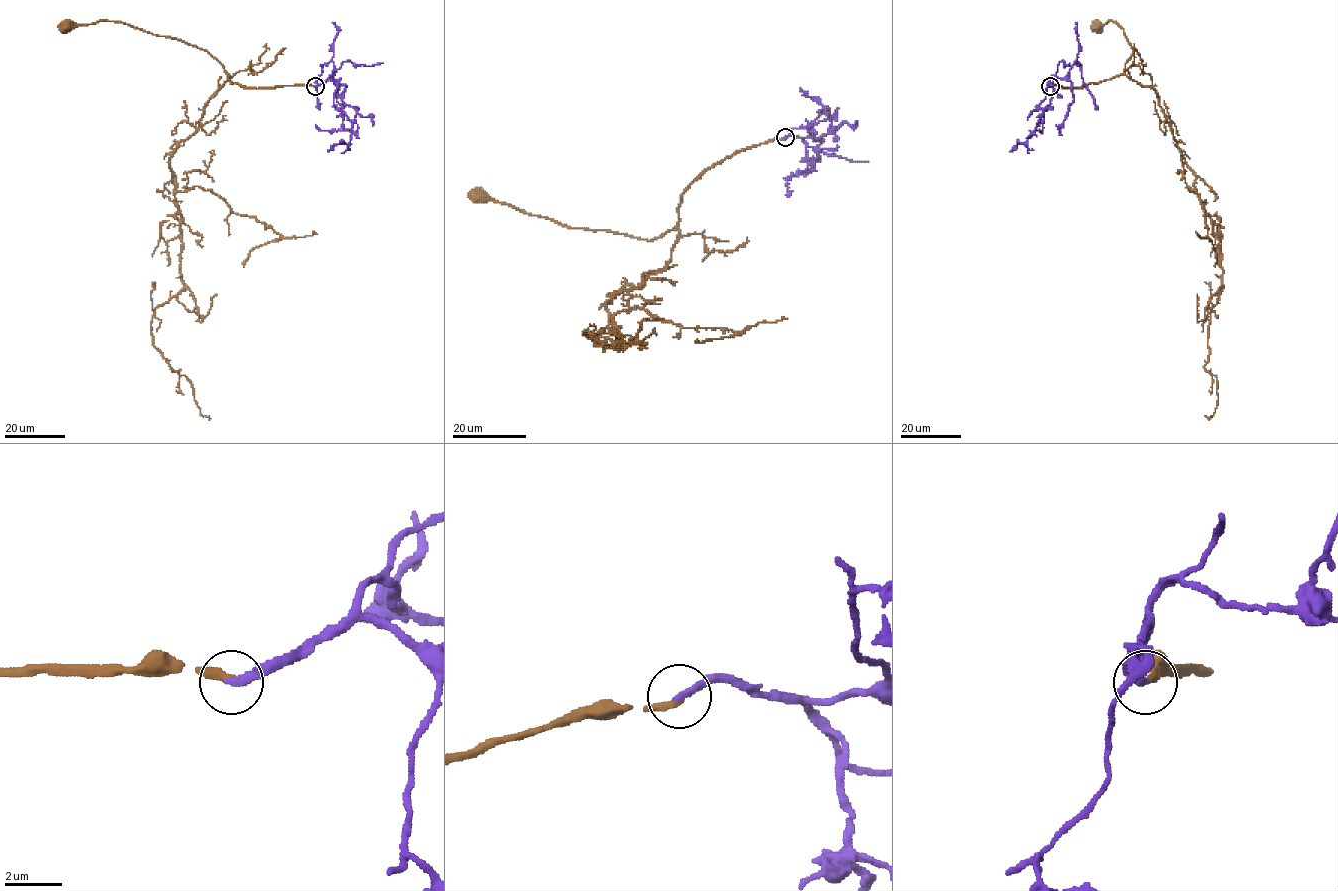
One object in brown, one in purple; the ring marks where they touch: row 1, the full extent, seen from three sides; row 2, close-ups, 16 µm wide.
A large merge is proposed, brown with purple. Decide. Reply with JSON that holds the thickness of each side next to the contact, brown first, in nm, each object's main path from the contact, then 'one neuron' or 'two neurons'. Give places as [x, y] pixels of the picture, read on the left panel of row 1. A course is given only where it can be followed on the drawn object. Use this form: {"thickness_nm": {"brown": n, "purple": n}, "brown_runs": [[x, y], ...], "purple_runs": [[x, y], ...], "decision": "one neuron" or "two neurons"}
{"thickness_nm": {"brown": 280, "purple": 300}, "brown_runs": [[315, 86], [244, 88], [230, 82], [223, 67], [206, 51], [170, 37], [158, 36], [120, 21], [65, 26]], "purple_runs": [[315, 86], [328, 80], [343, 84], [343, 101], [353, 107], [356, 115], [349, 141], [334, 145], [327, 151]], "decision": "one neuron"}

